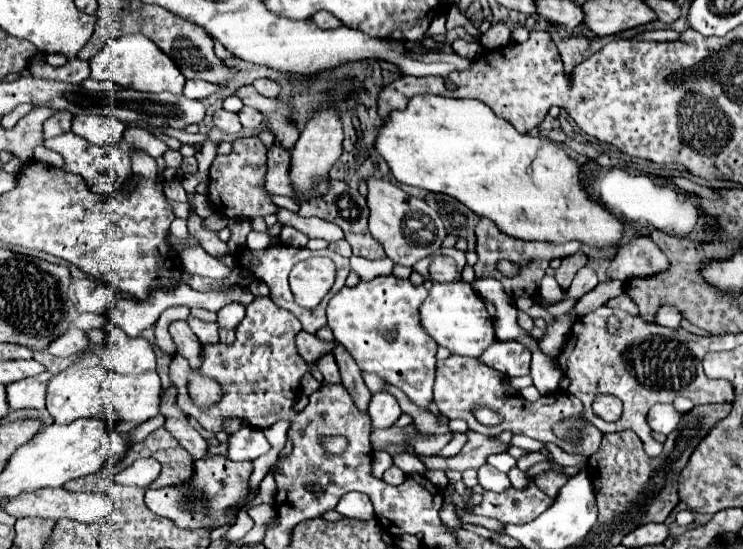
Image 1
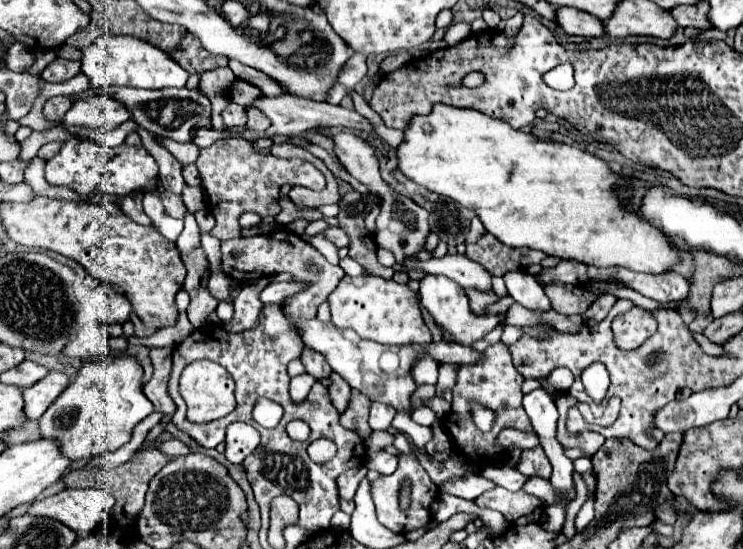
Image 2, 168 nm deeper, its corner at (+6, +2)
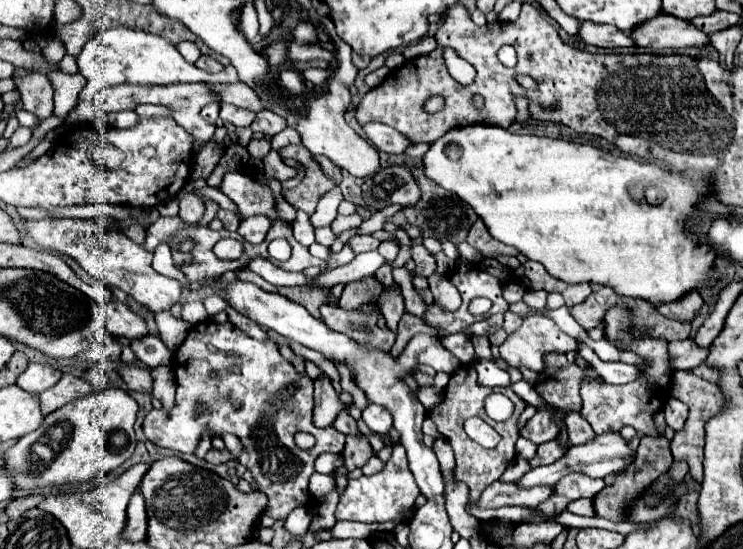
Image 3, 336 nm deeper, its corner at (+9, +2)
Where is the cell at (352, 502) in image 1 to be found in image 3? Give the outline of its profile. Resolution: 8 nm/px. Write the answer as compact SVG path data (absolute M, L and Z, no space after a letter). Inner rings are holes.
M313 474L309 482L309 490L315 498L325 498L335 488L335 480L331 474Z

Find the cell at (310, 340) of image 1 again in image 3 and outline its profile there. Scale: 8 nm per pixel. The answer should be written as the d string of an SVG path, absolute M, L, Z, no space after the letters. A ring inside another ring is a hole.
M323 374L321 378L317 378L313 382L315 382L313 422L315 422L315 426L331 426L331 422L343 408L343 402L337 398L337 392L327 374Z

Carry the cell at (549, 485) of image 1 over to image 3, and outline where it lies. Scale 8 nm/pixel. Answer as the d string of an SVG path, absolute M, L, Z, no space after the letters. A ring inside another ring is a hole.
M551 440L551 442L545 442L545 444L539 444L537 446L537 454L529 460L531 468L533 466L543 466L543 464L551 464L555 460L559 460L563 456L563 448L557 440Z

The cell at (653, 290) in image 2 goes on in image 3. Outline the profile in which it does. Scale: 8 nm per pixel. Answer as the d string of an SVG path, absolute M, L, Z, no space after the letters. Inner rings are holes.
M693 290L691 294L685 294L683 298L679 298L679 302L663 302L663 306L659 306L661 314L667 318L677 318L677 320L685 320L691 322L695 318L695 312L703 306L703 298L697 290Z

